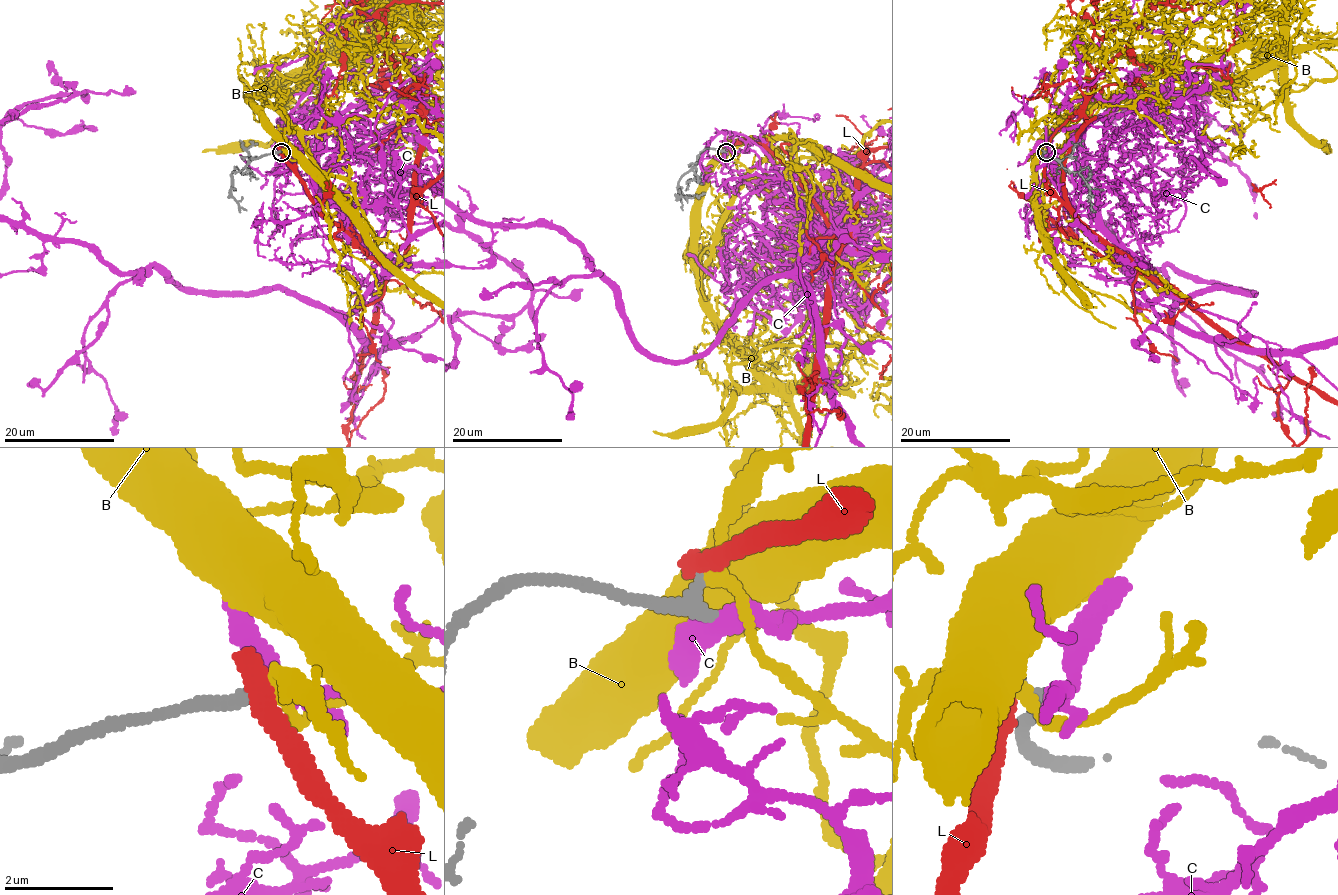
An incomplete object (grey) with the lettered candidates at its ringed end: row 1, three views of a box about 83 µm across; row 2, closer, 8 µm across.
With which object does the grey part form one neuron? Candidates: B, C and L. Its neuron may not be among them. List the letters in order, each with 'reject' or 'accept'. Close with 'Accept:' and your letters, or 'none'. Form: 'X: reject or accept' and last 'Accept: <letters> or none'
B: reject
C: accept
L: reject
Accept: C

